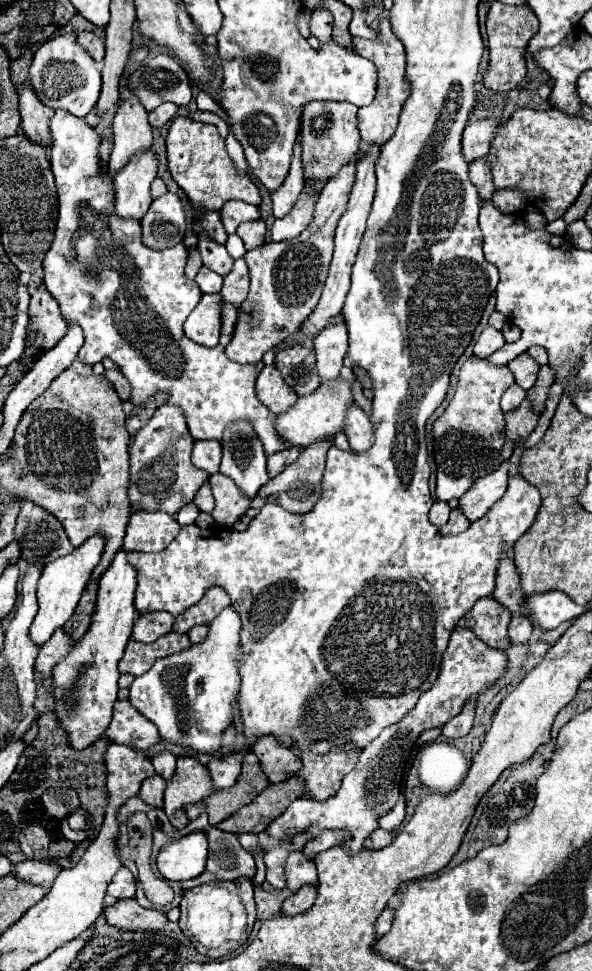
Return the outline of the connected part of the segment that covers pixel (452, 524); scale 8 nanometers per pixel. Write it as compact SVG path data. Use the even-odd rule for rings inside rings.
M456 508L456 510L452 510L450 512L450 518L448 518L448 522L444 524L444 526L440 526L438 530L440 530L440 534L450 534L450 532L462 532L462 530L466 530L470 526L470 522L468 522L468 518Z

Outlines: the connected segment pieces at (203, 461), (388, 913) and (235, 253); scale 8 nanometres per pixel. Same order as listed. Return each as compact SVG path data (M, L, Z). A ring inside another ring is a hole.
M202 440L202 442L196 442L192 448L192 464L196 468L206 470L208 474L218 472L220 456L222 456L222 448L218 440Z
M384 908L381 916L376 920L376 938L390 931L392 927L392 908Z
M236 234L228 236L228 240L226 240L226 250L228 250L228 254L230 254L232 258L240 258L240 256L244 256L244 252L246 252L242 240L240 240Z

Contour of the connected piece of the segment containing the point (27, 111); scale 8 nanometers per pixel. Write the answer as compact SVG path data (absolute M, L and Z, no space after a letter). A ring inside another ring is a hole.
M22 82L18 86L18 108L22 116L22 132L36 144L48 146L50 144L50 130L48 120L54 114L54 110L46 108L34 90L30 90L30 82Z

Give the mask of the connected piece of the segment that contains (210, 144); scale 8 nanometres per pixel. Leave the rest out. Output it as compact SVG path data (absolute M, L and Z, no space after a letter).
M178 116L172 120L168 136L166 136L166 150L168 150L168 170L176 184L188 194L190 202L196 208L220 210L222 204L230 198L244 200L248 204L262 202L260 190L248 174L240 174L234 160L226 152L224 138L218 134L214 124L194 122L186 116Z

